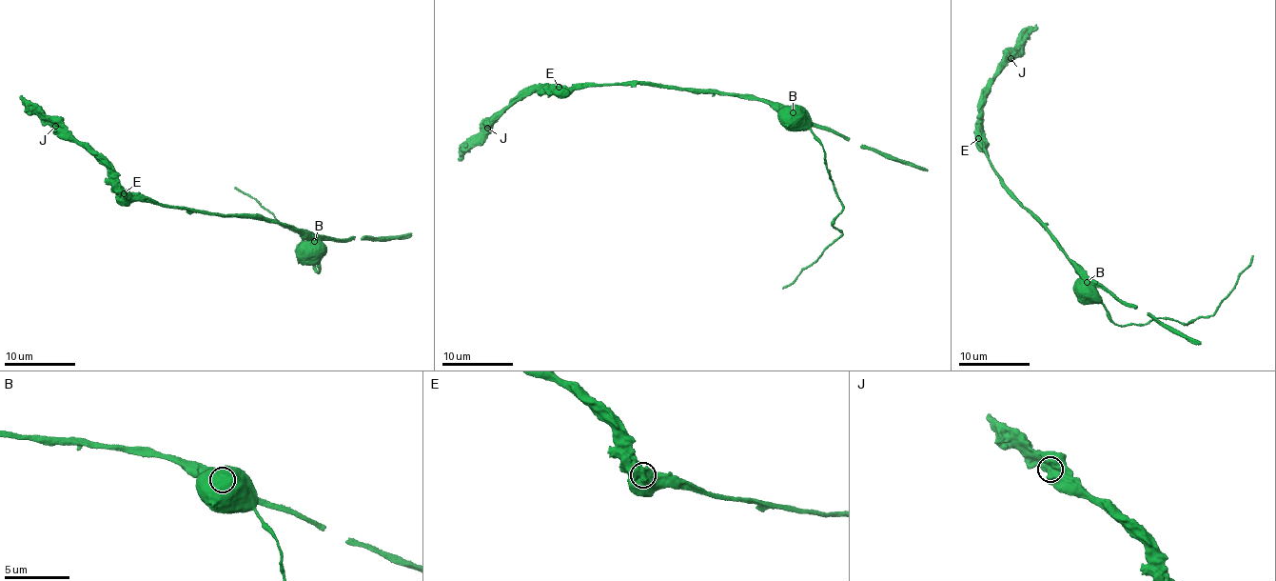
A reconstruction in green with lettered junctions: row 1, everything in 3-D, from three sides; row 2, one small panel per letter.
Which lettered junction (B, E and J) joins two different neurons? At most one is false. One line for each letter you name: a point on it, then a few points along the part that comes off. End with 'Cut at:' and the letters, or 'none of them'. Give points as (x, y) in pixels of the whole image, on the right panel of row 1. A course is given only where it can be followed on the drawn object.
B: place (1087, 282); course (1086, 282), (1094, 289), (1094, 298), (1107, 316), (1122, 326), (1168, 317), (1187, 323), (1216, 313), (1252, 254)
Cut at: B

